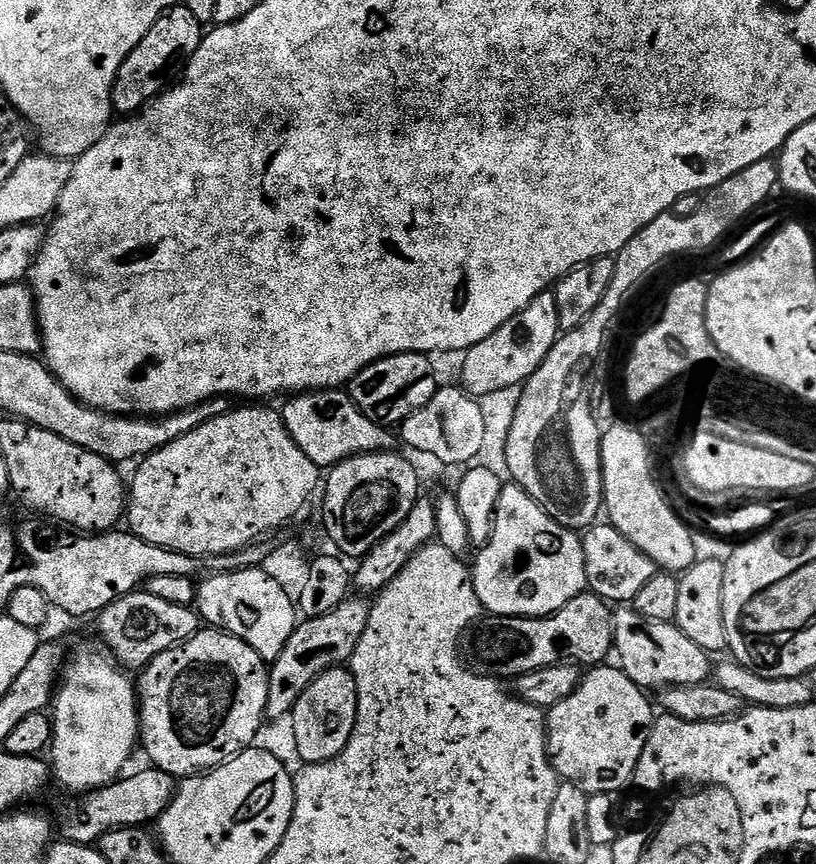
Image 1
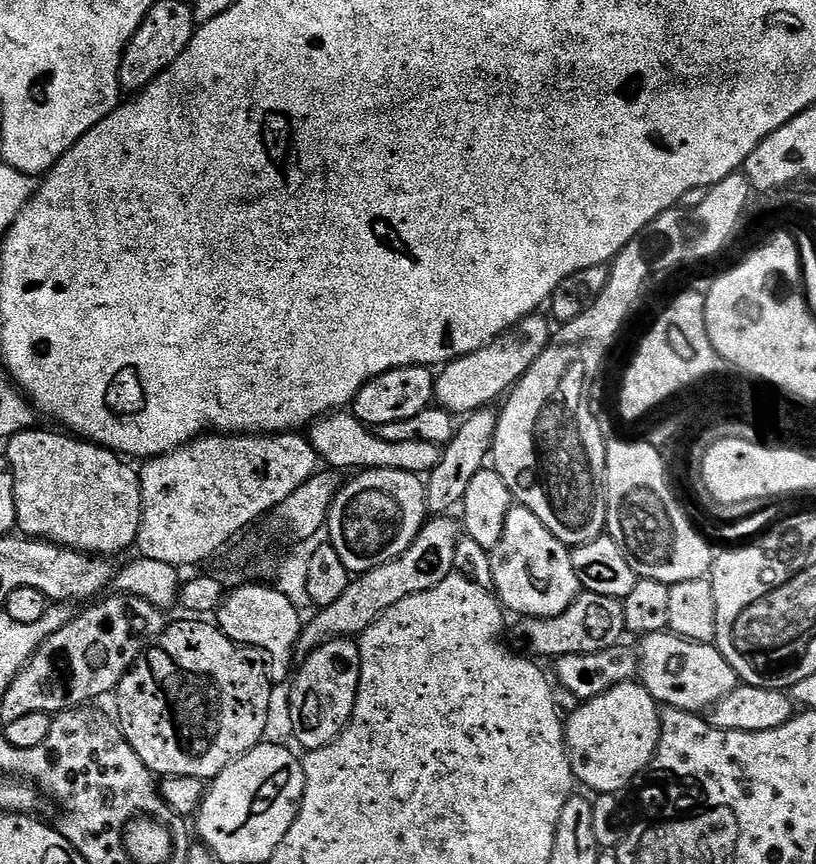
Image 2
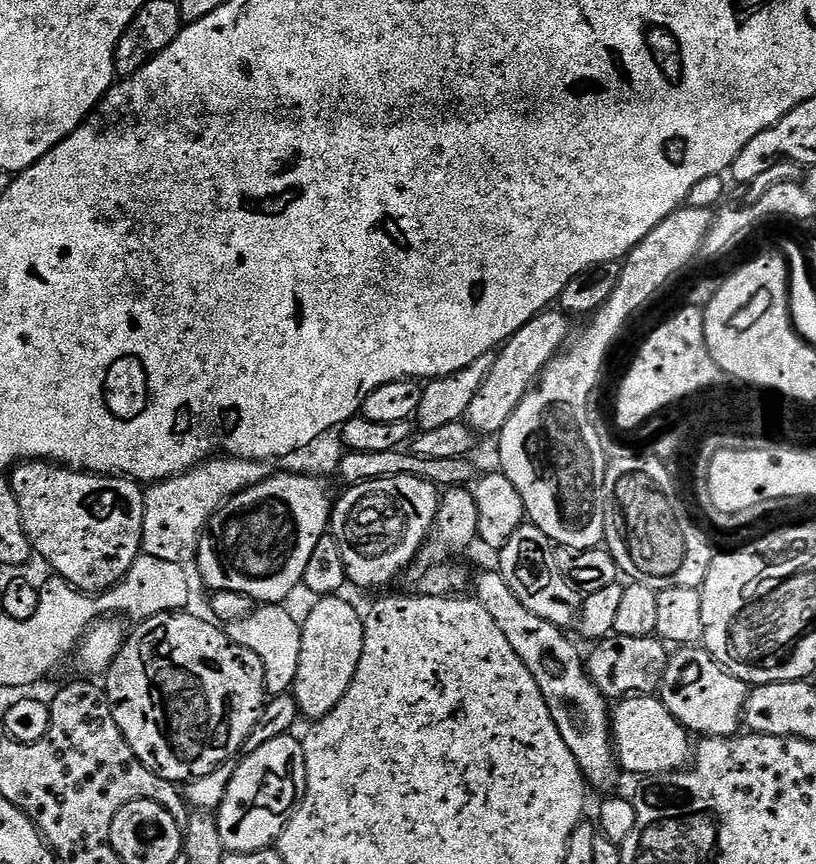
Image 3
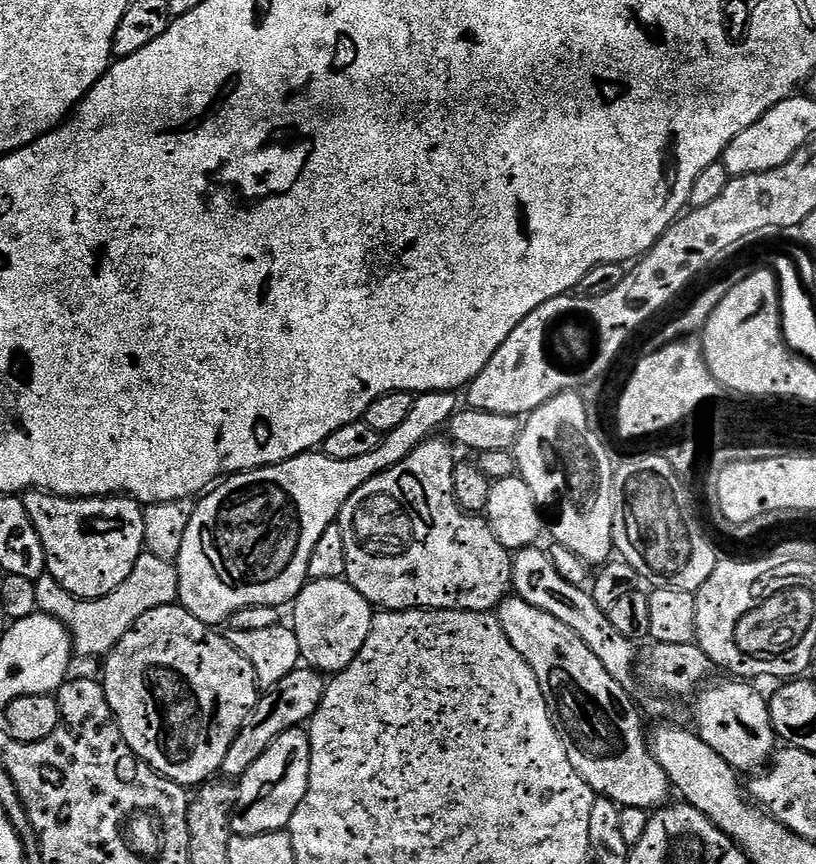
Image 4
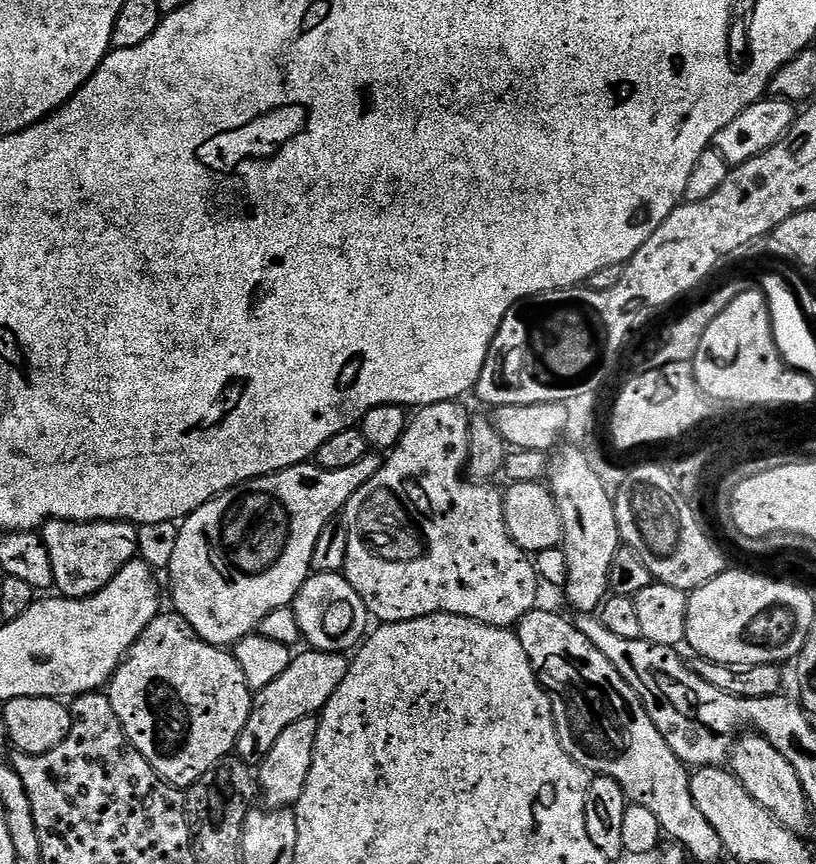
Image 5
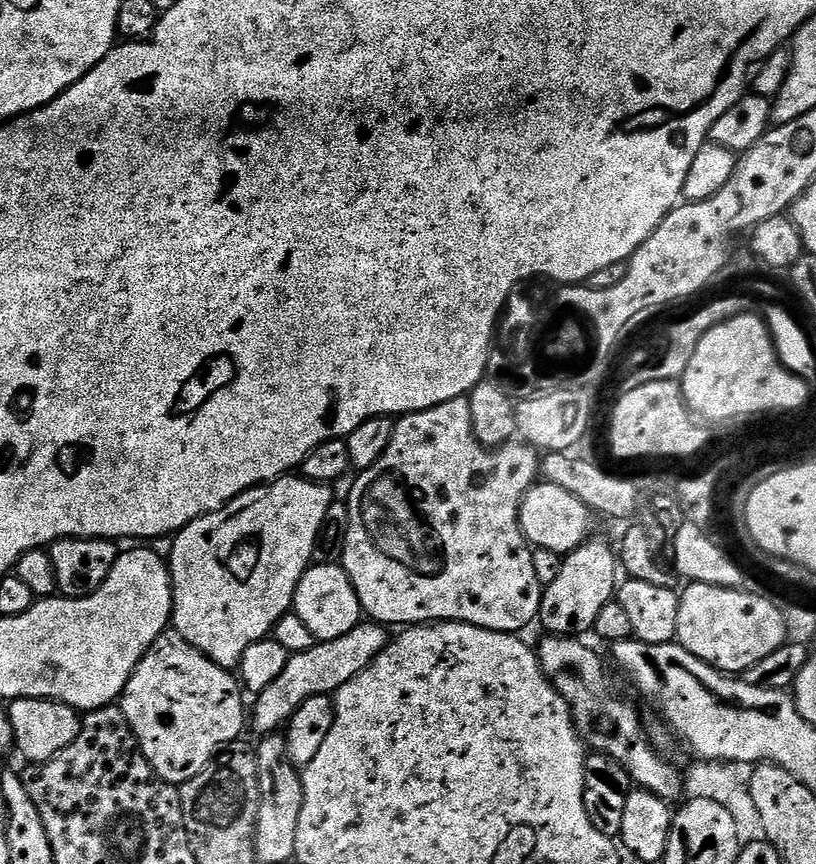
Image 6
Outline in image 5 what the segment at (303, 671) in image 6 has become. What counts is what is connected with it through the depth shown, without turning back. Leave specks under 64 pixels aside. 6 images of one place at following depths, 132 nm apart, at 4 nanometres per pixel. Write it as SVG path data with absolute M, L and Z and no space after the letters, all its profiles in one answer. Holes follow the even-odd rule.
M307 651L301 656L300 653L293 655L286 670L282 670L282 674L274 678L274 682L255 693L250 718L246 718L246 726L242 734L238 734L234 749L235 755L245 764L252 766L263 761L264 757L270 754L274 742L278 742L282 730L286 730L286 726L292 726L298 718L316 716L323 712L342 678L346 678L350 663L347 655L338 652Z

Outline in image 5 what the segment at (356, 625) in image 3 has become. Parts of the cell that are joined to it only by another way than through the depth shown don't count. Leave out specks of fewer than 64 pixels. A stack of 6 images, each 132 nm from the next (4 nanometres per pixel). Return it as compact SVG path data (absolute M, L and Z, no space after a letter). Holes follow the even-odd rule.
M335 572L309 575L294 601L301 637L309 640L317 652L338 652L348 654L365 639L370 628L368 608L358 598L354 586Z

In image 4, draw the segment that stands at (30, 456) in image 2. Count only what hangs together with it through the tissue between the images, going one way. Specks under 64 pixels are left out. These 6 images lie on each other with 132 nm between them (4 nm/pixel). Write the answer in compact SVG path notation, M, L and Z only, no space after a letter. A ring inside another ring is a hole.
M43 490L23 493L22 499L38 538L42 538L42 550L46 550L47 575L53 576L62 590L80 600L97 600L116 592L130 578L130 570L134 570L140 553L145 551L144 508L138 501L131 496L54 496Z

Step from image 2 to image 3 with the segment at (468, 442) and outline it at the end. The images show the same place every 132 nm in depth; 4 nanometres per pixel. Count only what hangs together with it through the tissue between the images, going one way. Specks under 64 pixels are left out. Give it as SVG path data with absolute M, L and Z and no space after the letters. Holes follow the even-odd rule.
M545 310L504 341L502 347L495 353L486 382L468 407L466 423L473 432L499 433L512 411L520 405L520 399L539 380L540 373L548 367L552 357L565 347L569 339L568 323L569 317L563 311Z

